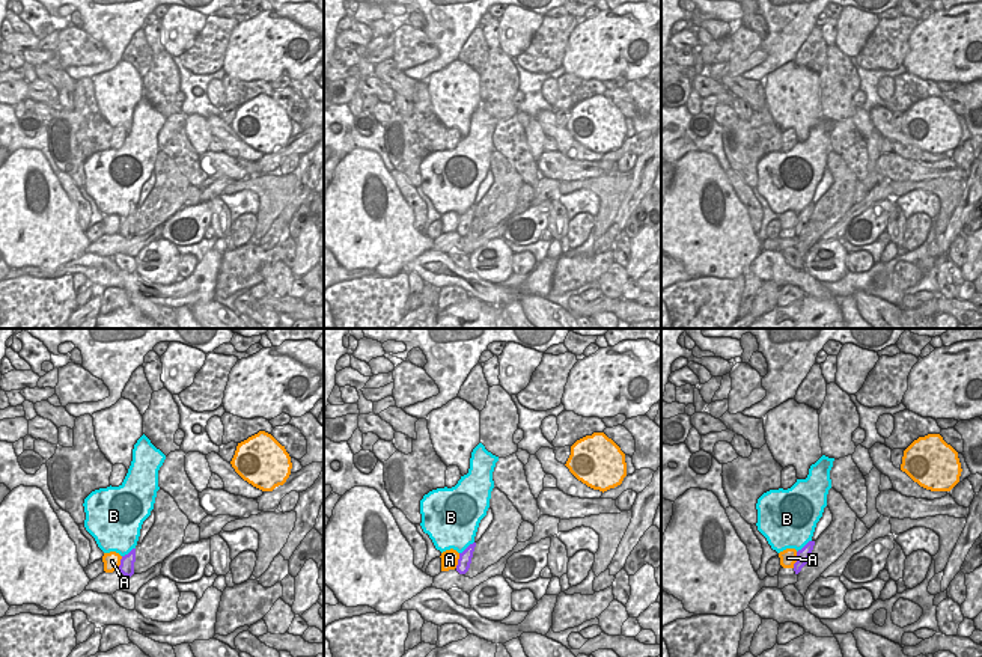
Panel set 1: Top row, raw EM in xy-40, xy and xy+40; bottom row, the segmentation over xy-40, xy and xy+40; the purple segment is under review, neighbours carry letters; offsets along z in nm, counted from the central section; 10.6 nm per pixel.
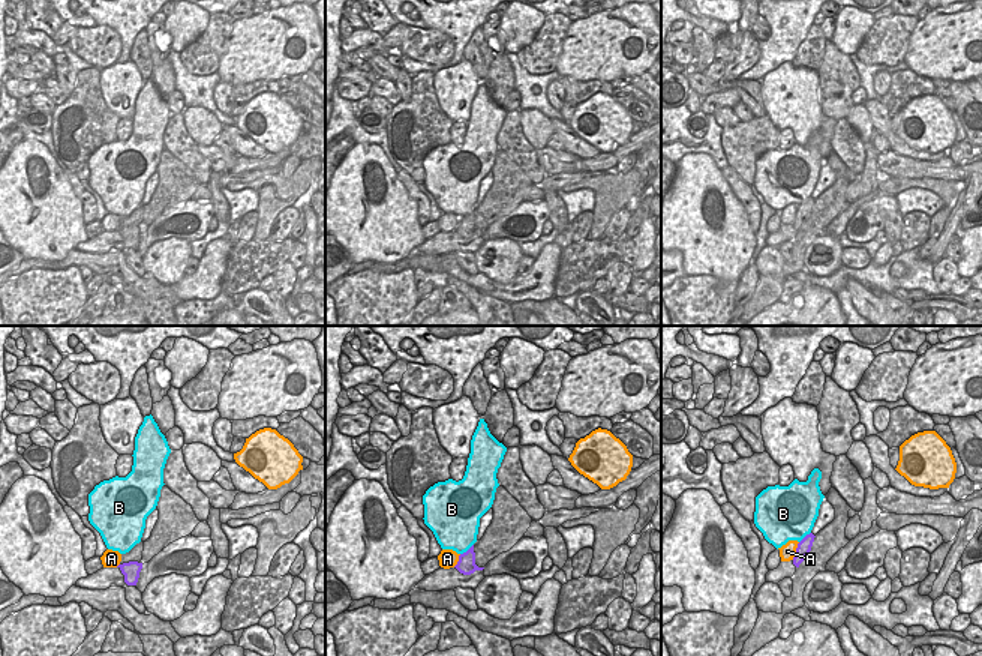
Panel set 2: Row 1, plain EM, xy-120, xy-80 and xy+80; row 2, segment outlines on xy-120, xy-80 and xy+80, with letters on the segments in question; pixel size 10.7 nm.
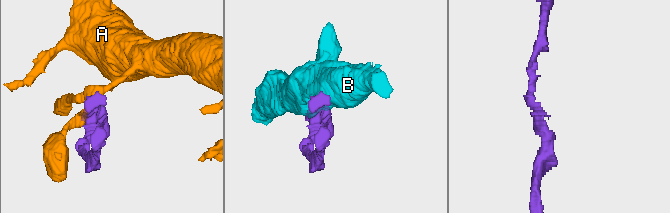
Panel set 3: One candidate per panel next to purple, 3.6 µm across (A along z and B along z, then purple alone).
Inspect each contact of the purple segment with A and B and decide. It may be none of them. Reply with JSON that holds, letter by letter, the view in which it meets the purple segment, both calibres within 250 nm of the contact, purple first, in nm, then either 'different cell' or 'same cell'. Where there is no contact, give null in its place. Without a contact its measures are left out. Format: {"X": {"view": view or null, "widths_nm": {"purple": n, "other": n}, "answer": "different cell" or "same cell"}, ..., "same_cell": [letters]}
{"A": {"view": "xy+40", "widths_nm": {"purple": 140, "other": 180}, "answer": "different cell"}, "B": {"view": "xy", "widths_nm": {"purple": 140, "other": 460}, "answer": "different cell"}, "same_cell": []}

